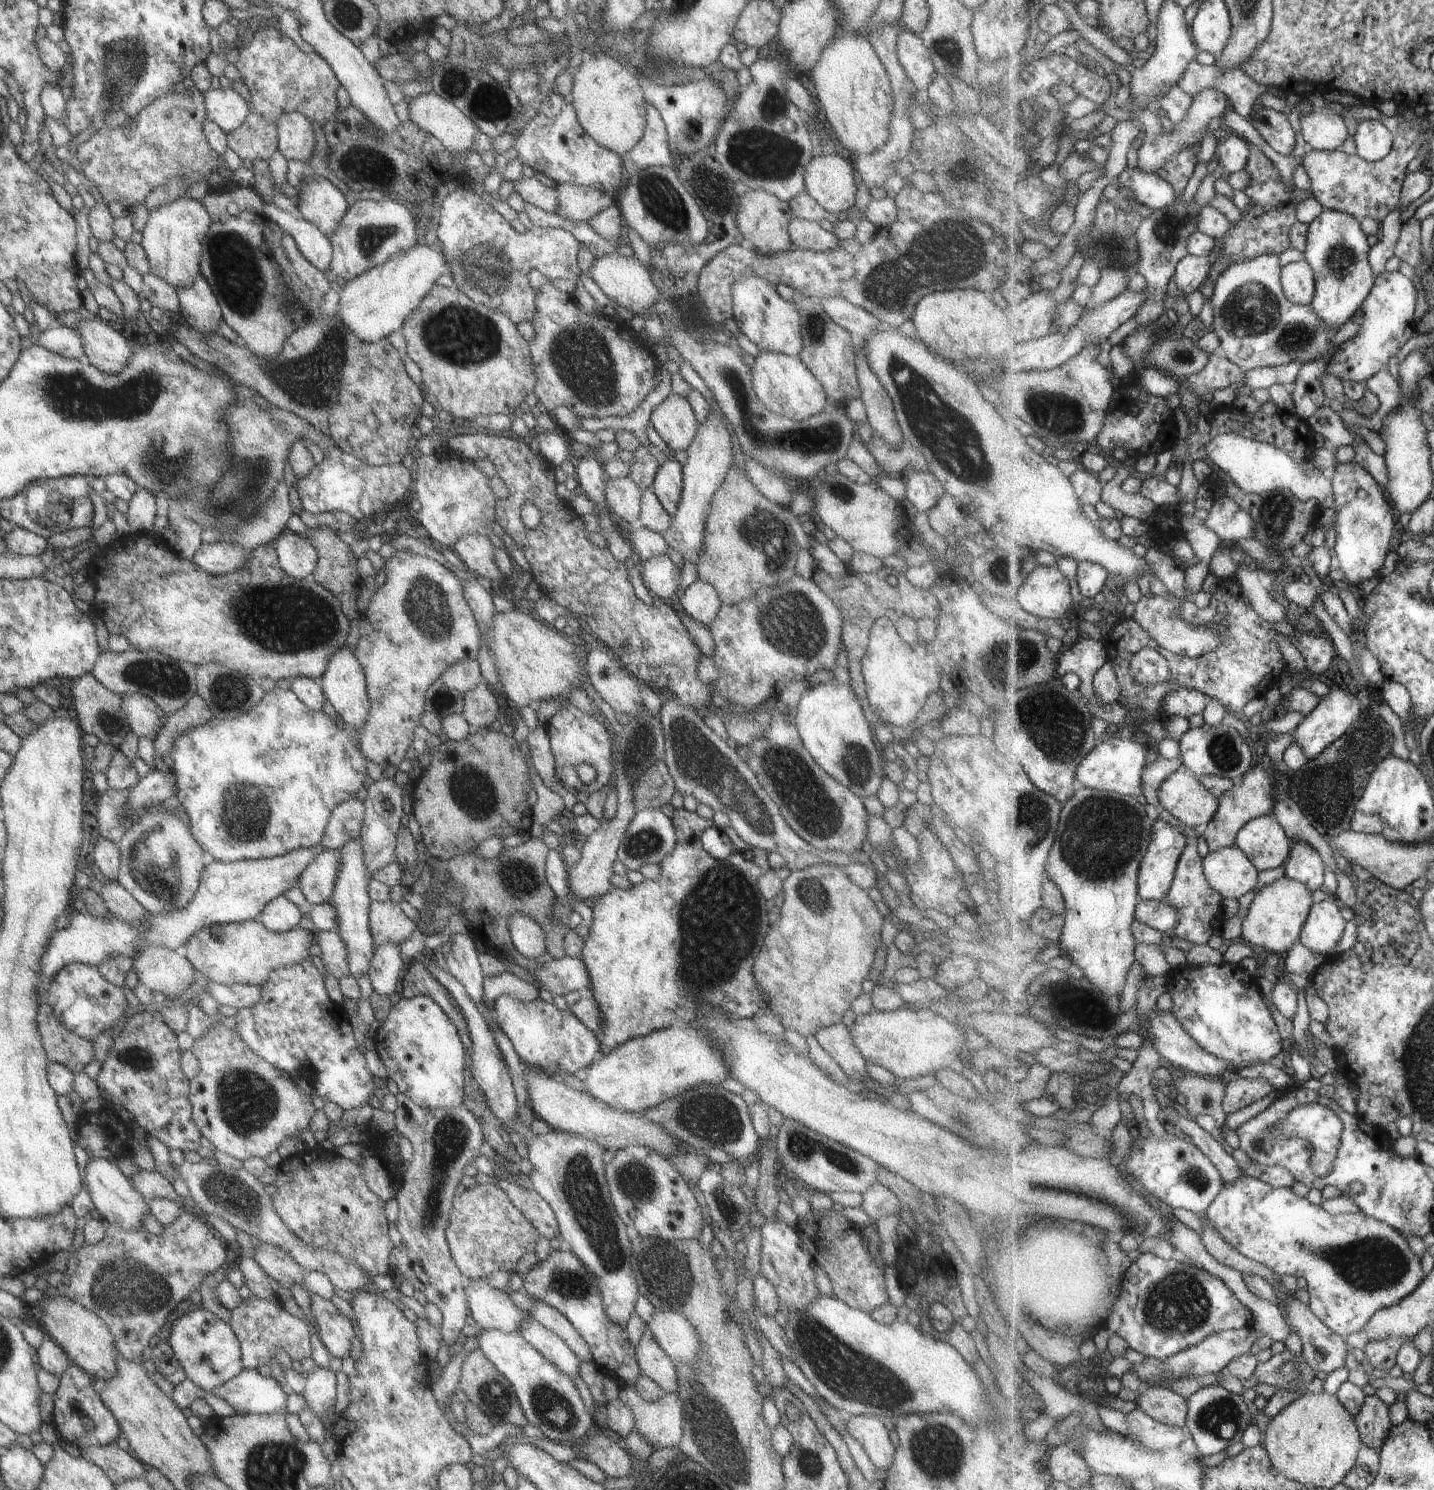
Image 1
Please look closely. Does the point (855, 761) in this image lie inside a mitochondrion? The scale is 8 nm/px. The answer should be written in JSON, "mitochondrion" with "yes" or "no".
{"mitochondrion":"yes"}

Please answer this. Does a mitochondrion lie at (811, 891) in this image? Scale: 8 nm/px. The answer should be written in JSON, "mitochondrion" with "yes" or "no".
{"mitochondrion":"yes"}

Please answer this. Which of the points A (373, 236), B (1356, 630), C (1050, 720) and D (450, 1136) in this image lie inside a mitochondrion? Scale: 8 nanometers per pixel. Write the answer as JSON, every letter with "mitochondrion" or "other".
{"A":"mitochondrion","B":"other","C":"mitochondrion","D":"mitochondrion"}

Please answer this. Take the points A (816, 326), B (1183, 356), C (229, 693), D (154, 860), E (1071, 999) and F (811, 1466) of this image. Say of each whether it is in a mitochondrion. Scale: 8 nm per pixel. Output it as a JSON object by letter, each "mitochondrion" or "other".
{"A":"mitochondrion","B":"mitochondrion","C":"mitochondrion","D":"mitochondrion","E":"mitochondrion","F":"mitochondrion"}

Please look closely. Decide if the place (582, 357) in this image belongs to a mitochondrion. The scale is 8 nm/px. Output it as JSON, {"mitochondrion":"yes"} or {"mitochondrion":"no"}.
{"mitochondrion":"yes"}

